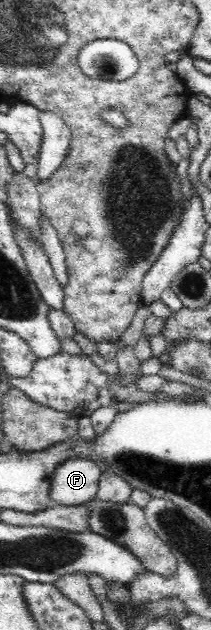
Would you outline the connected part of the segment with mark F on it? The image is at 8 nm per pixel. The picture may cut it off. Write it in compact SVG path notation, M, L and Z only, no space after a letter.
M69 458L54 468L50 502L60 506L84 505L97 496L100 468L94 461Z

